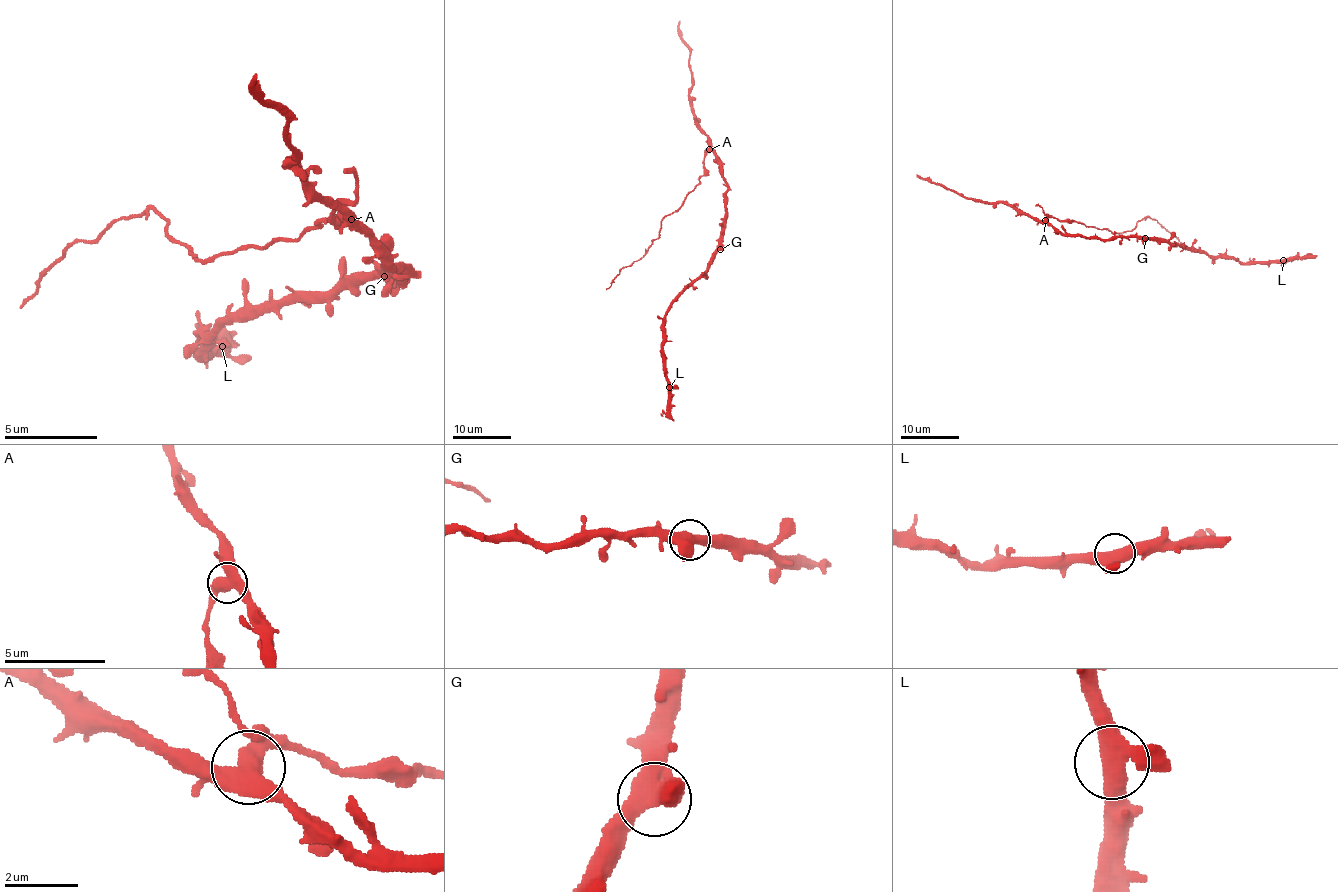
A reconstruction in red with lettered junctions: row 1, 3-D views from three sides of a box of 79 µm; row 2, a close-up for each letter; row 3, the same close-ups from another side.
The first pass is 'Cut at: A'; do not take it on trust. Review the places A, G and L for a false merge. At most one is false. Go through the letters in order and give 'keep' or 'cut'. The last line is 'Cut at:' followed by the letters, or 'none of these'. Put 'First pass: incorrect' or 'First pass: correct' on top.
First pass: correct
A: cut
G: keep
L: keep
Cut at: A

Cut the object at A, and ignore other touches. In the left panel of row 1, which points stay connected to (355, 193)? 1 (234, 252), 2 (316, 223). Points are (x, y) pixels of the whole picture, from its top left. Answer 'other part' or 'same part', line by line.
1: same part
2: same part

